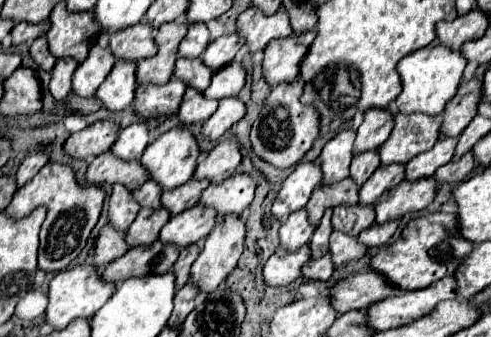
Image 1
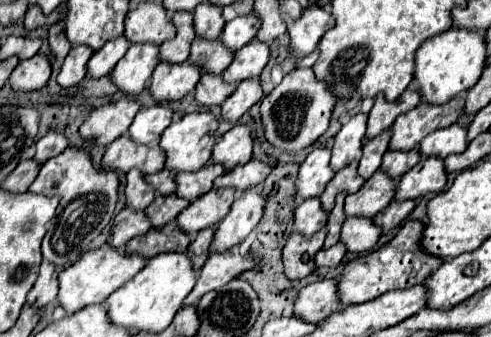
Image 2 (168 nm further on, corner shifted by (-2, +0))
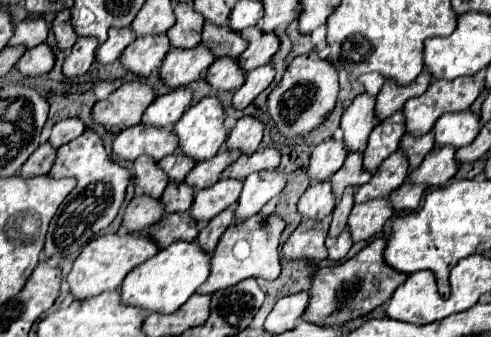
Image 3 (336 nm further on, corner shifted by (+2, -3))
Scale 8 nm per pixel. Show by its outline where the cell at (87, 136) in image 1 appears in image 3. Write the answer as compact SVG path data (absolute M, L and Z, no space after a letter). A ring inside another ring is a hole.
M124 82L106 100L100 100L92 108L92 118L106 130L118 134L128 126L142 120L142 112L154 102L156 92L144 82Z

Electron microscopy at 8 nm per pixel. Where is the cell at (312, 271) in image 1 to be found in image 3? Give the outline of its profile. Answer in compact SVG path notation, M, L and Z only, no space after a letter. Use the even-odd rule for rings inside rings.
M344 228L344 232L340 232L338 238L328 238L326 240L328 258L330 260L342 260L348 254L348 250L352 248L352 244L354 244L354 240L352 240L348 228Z

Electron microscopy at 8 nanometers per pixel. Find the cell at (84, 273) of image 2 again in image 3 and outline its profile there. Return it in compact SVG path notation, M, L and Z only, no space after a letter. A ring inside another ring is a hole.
M114 232L114 234L102 234L88 242L80 256L76 258L70 274L68 274L68 284L70 292L78 298L92 298L98 296L106 290L116 290L120 288L124 276L136 268L138 264L146 262L150 256L154 256L160 250L160 246L146 234L146 232Z

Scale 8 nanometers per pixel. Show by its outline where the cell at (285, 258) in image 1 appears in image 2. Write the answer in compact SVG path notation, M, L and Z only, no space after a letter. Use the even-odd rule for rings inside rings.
M320 229L310 241L306 241L300 233L292 233L282 251L284 275L288 279L302 279L314 271L314 255L322 249L326 237L326 229Z

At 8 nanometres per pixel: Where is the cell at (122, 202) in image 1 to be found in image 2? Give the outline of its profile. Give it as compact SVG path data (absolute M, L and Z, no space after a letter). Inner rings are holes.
M132 169L126 173L124 197L126 197L126 207L136 209L136 211L144 211L152 203L154 189L152 185L146 183L144 175L138 169Z

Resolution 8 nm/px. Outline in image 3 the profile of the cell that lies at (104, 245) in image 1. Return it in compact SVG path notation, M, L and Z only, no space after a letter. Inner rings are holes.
M136 194L126 208L122 228L128 232L142 232L156 224L164 214L164 206L160 200L150 198L146 194Z

